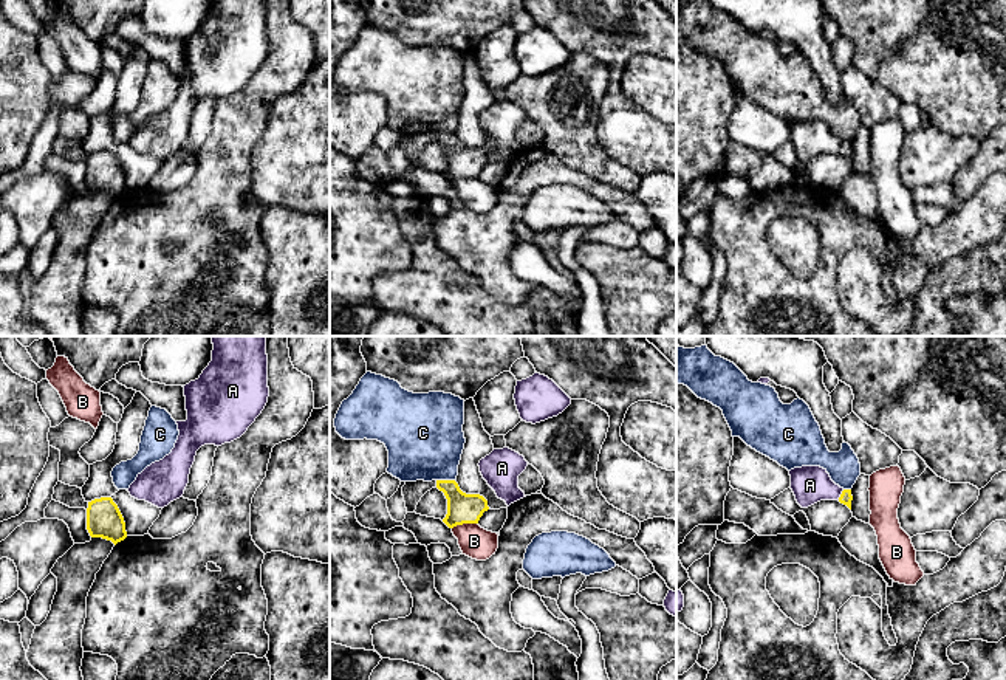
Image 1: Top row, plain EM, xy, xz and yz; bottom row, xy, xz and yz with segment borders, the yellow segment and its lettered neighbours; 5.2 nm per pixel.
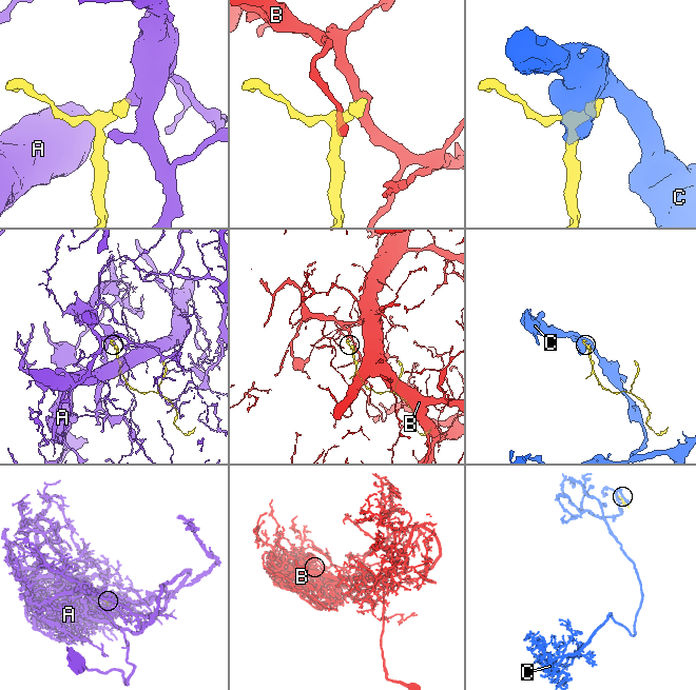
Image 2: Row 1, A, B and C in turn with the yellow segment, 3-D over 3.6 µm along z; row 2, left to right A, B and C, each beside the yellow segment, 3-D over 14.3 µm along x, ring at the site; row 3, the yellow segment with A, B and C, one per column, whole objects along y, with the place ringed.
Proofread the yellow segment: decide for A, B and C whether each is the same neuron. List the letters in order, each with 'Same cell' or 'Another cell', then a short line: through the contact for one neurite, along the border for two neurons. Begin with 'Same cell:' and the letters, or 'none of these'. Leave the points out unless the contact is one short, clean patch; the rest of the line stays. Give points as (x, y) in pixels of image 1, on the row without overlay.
Same cell: A
A: Same cell. Line: yz (845, 151), (841, 147), (810, 138)
B: Another cell
C: Another cell

